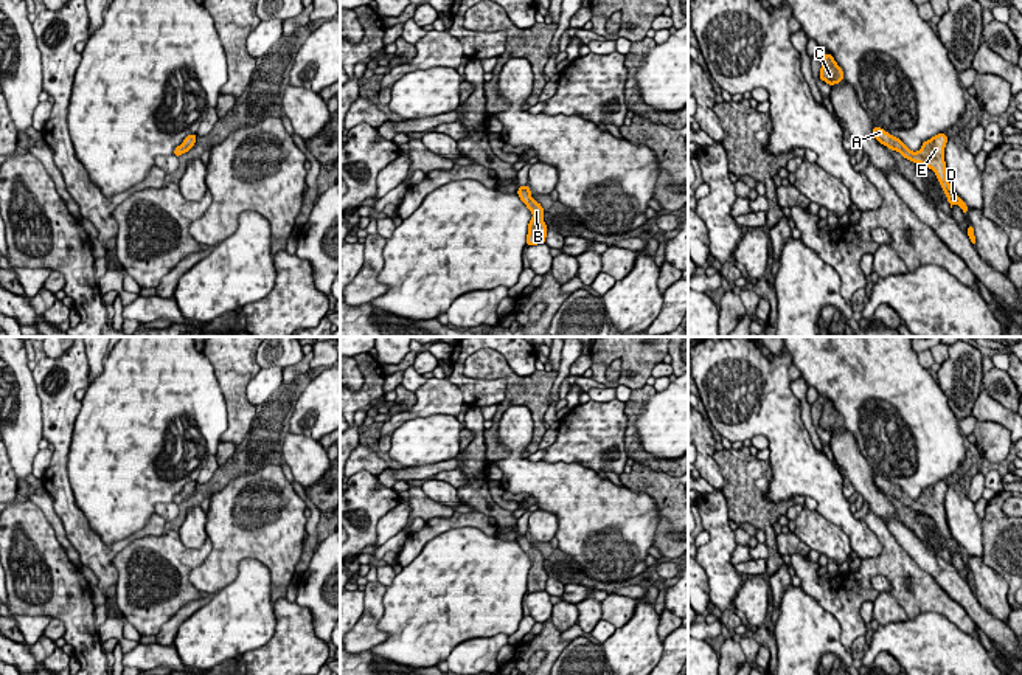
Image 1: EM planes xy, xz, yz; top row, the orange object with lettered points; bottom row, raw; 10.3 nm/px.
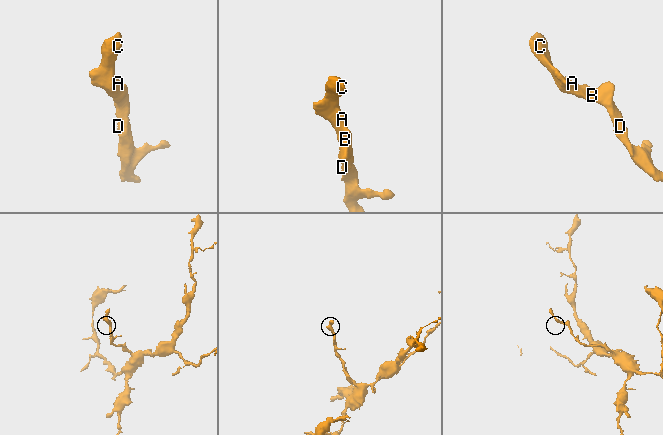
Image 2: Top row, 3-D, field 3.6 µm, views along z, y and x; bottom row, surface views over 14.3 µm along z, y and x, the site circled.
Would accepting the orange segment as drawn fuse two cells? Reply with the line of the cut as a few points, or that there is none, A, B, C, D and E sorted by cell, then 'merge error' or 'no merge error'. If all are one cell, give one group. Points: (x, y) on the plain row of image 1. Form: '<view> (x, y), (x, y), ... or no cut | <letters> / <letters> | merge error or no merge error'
no cut | A B C D E | no merge error

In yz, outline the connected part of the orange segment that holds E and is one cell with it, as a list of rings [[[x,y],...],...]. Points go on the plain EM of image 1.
[[[873,473],[874,486],[888,495],[890,498],[899,500],[904,506],[919,511],[932,517],[944,538],[951,556],[958,552],[965,562],[968,562],[968,552],[961,548],[955,538],[951,535],[946,520],[946,509],[944,509],[944,495],[947,490],[946,481],[938,481],[930,487],[926,487],[919,498],[910,498],[899,486],[893,484],[892,481],[885,479],[881,475]]]

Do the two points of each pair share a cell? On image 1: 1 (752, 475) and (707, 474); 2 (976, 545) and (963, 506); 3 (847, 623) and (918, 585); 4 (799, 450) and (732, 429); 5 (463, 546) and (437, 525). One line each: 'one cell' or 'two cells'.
1: two cells
2: one cell
3: one cell
4: one cell
5: two cells

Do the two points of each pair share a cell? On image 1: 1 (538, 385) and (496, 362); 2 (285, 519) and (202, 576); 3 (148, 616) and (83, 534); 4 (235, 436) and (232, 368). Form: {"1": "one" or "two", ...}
{"1": "one", "2": "one", "3": "two", "4": "one"}

